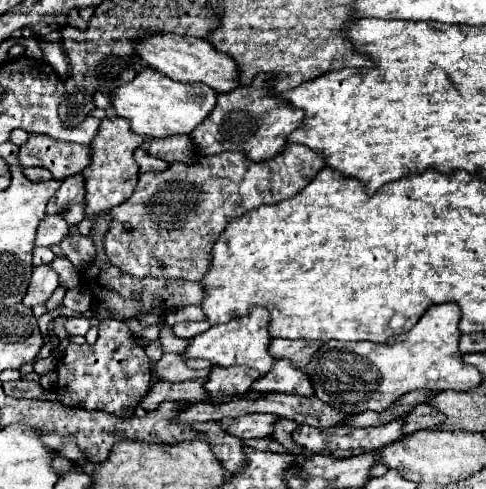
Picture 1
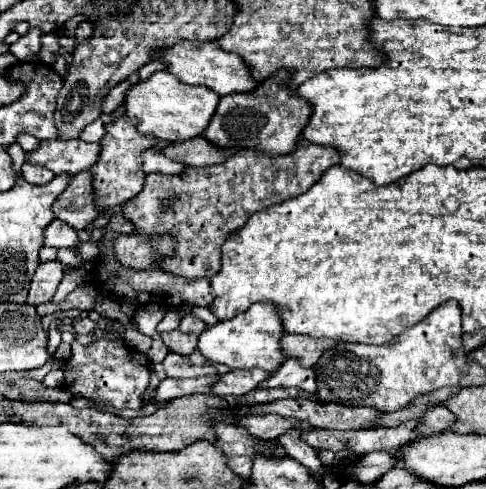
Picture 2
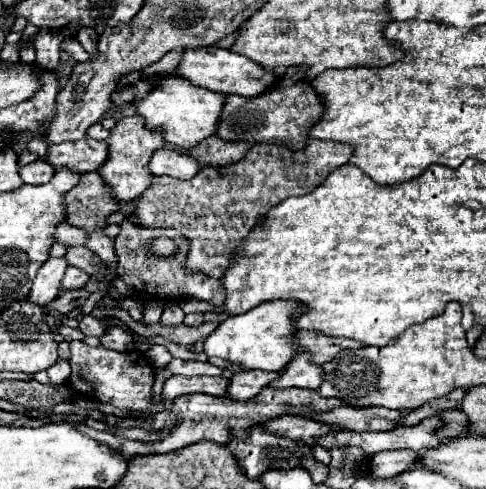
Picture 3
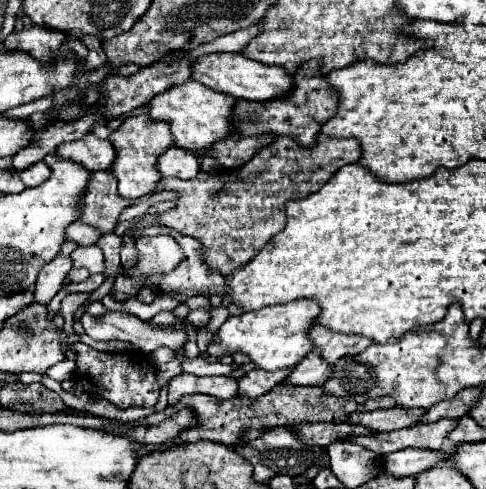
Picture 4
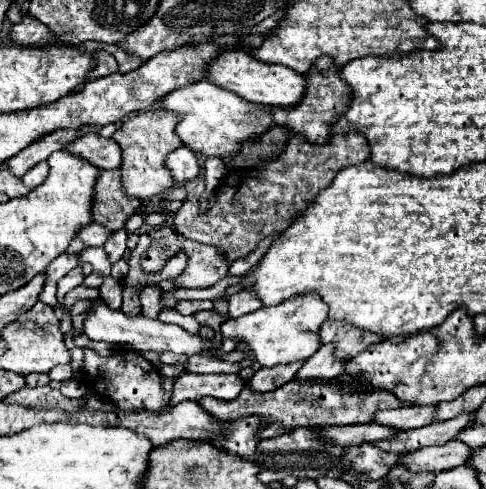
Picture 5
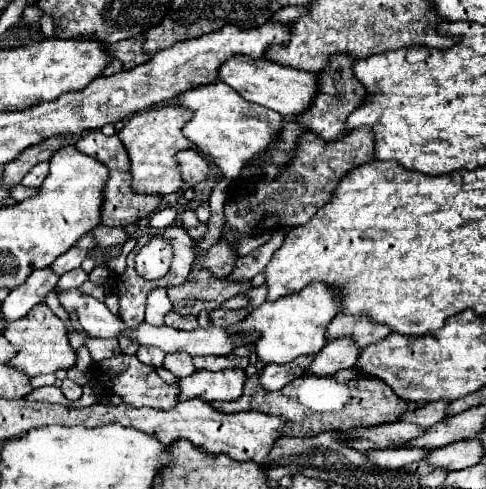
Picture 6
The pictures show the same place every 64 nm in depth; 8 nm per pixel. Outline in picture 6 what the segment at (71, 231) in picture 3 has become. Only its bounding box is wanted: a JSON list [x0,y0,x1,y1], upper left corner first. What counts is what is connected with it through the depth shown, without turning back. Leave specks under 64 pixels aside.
[88,224,128,248]

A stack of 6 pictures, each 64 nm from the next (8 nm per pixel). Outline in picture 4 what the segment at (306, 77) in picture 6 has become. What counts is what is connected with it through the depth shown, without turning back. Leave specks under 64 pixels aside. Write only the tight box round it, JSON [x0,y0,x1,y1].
[190,52,292,102]

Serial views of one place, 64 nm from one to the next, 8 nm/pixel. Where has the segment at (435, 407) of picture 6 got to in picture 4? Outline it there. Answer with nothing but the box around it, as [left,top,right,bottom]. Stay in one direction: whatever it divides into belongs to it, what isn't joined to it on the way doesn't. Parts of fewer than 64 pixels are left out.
[348,408,424,432]

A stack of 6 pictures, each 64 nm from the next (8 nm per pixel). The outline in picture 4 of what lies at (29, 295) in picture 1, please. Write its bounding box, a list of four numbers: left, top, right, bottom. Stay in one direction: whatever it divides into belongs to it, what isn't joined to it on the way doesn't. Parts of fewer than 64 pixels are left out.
[34,256,72,304]

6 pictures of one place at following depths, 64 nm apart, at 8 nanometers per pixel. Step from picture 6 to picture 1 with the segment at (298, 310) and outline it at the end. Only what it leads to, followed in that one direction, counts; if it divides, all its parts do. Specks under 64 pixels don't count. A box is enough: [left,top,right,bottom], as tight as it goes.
[180,308,274,374]

